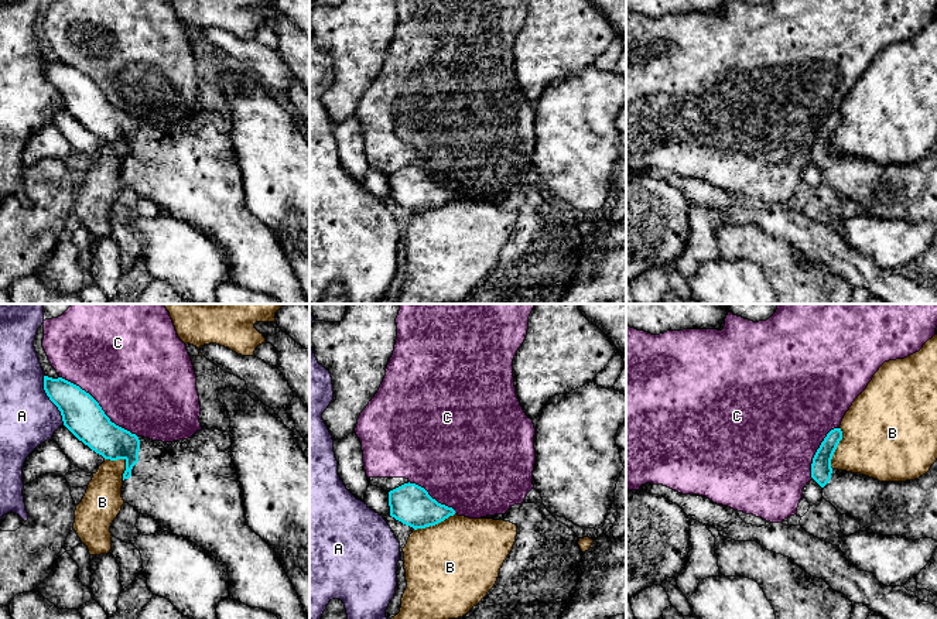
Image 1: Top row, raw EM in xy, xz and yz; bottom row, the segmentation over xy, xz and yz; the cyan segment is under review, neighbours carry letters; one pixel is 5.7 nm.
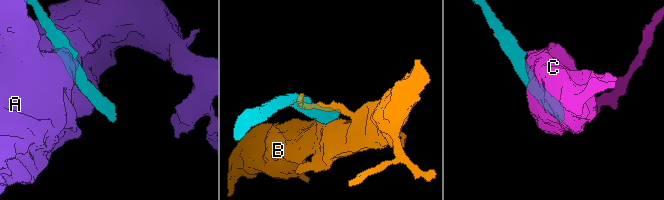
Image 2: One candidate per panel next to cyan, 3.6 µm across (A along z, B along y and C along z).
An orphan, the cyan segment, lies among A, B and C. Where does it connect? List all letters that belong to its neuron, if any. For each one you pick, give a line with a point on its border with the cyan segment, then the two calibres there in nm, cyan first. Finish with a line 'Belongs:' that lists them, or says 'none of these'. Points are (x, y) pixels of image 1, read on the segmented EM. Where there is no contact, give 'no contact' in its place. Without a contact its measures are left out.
Belongs: none of these

